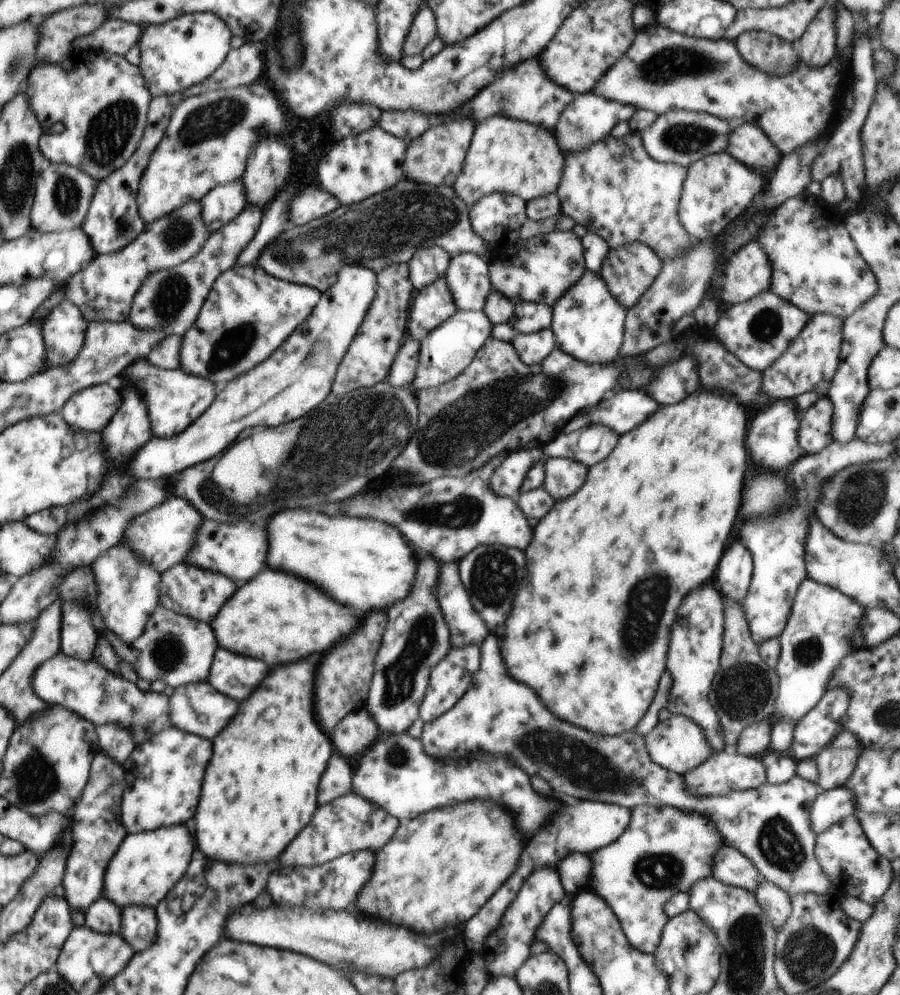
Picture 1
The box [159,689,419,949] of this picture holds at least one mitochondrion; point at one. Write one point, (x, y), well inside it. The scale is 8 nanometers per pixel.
(396, 756)

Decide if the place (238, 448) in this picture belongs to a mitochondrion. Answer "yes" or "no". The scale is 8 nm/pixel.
no

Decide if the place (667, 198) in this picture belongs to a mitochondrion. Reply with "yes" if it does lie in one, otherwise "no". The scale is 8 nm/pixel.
no

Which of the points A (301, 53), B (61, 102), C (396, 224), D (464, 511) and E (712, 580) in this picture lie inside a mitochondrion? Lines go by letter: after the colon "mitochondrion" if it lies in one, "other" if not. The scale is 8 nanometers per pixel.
A: other
B: other
C: mitochondrion
D: mitochondrion
E: other

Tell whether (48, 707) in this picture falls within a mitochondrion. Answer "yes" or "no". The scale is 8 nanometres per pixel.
no

